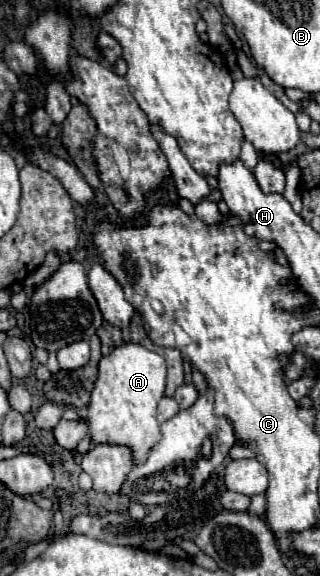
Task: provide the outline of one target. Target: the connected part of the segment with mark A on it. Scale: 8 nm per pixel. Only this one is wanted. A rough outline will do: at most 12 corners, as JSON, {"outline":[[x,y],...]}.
{"outline":[[136,343],[98,365],[92,441],[144,463],[160,439],[166,363]]}

